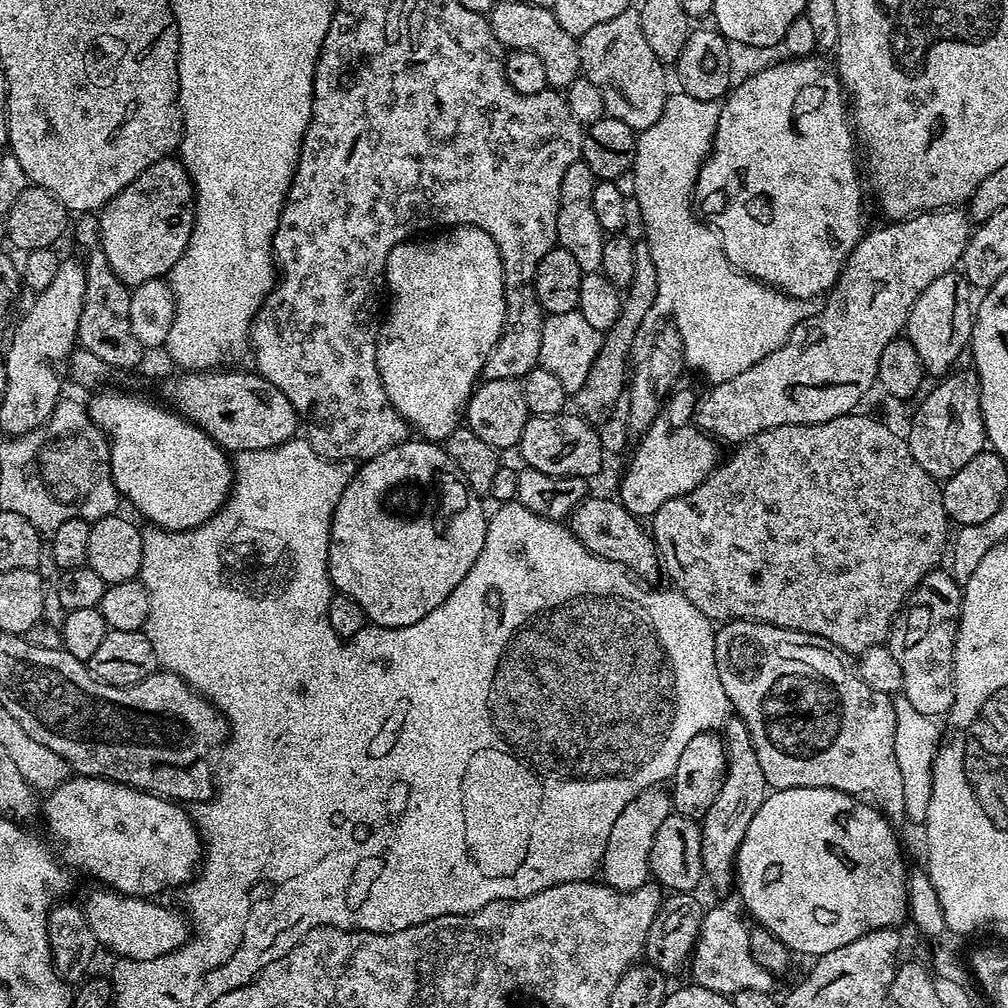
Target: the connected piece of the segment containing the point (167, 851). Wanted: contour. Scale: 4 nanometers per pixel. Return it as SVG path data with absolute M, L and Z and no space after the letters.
M73 775L68 780L62 782L60 786L54 789L47 797L48 800L43 801L42 816L44 812L44 820L48 823L48 828L52 831L52 836L60 844L68 844L68 852L72 855L72 860L84 872L89 872L94 879L105 888L111 888L113 892L119 892L122 896L142 896L145 898L159 897L159 892L163 888L176 888L188 883L197 875L198 869L202 864L202 841L197 825L194 823L193 817L183 812L185 810L179 803L173 803L151 792L141 792L138 788L130 788L126 784L115 784L112 780L99 780L93 776L77 776Z

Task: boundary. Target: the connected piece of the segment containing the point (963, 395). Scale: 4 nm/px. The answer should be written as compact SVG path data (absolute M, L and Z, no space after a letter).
M975 369L953 371L941 379L922 400L906 431L914 460L937 481L944 481L962 470L987 445L981 414L980 380Z

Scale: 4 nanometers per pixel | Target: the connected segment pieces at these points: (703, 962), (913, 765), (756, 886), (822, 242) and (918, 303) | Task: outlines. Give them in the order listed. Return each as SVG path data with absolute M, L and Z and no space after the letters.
M709 907L704 913L704 921L696 939L696 946L692 949L691 983L702 986L706 990L714 990L729 998L742 990L771 993L774 977L771 972L758 966L758 962L754 962L754 954L750 954L749 931L749 925L746 926L740 921L738 913L731 912L728 908Z
M903 694L891 697L894 706L894 758L898 758L898 771L902 773L902 791L906 797L906 817L913 820L917 826L923 825L926 814L930 810L930 796L932 794L932 763L936 757L936 750L942 739L940 728L933 717L918 714L914 706Z
M781 788L769 791L762 806L758 806L758 814L754 814L754 822L750 822L750 830L746 830L746 838L742 838L742 846L736 855L736 871L734 884L740 887L740 900L748 907L750 915L756 919L759 927L766 929L776 940L780 940L793 954L800 952L809 958L825 956L830 950L838 950L867 932L879 928L896 928L908 916L908 877L909 869L904 869L904 856L900 853L900 840L896 837L897 829L891 820L881 814L879 808L868 803L859 796L851 796L829 788Z
M813 54L803 58L784 58L781 64L772 64L769 68L764 68L761 72L756 72L753 76L748 76L744 81L737 83L735 87L729 91L726 99L720 104L720 117L718 118L718 126L716 133L712 139L712 151L708 153L704 159L704 165L696 174L696 191L694 193L695 203L698 205L698 212L701 217L714 229L717 236L720 237L720 245L726 254L726 258L745 276L752 276L756 280L760 280L763 284L770 285L771 288L777 288L780 292L785 292L788 296L794 297L796 300L811 301L812 296L817 298L823 297L832 291L836 284L836 279L840 277L840 271L844 269L844 263L848 260L848 256L854 250L854 246L860 241L861 236L865 235L864 228L864 192L860 189L860 172L856 169L856 148L858 152L858 141L854 135L854 129L850 123L850 104L846 99L844 85L841 84L839 76L836 75L835 67L831 63L828 64L824 60L819 60L819 55Z
M953 270L942 274L926 290L922 290L920 297L914 302L914 306L908 315L906 325L906 339L918 350L918 358L922 358L922 366L929 377L940 378L953 367L955 358L961 353L962 348L970 344L972 338L972 322L974 319L974 289L967 278L959 271Z

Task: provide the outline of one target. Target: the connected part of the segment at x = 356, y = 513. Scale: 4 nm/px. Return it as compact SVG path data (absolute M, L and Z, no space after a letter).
M409 438L404 443L378 454L373 460L365 460L357 467L352 481L342 490L342 498L338 498L338 506L332 515L330 534L328 535L328 573L332 579L332 587L341 596L354 598L358 606L362 606L365 617L377 628L401 628L402 626L414 626L430 614L438 606L450 598L450 590L466 578L470 566L478 554L482 554L482 542L486 542L486 530L488 529L488 516L480 505L481 497L468 487L464 477L460 475L460 468L444 451L439 443L423 438Z

